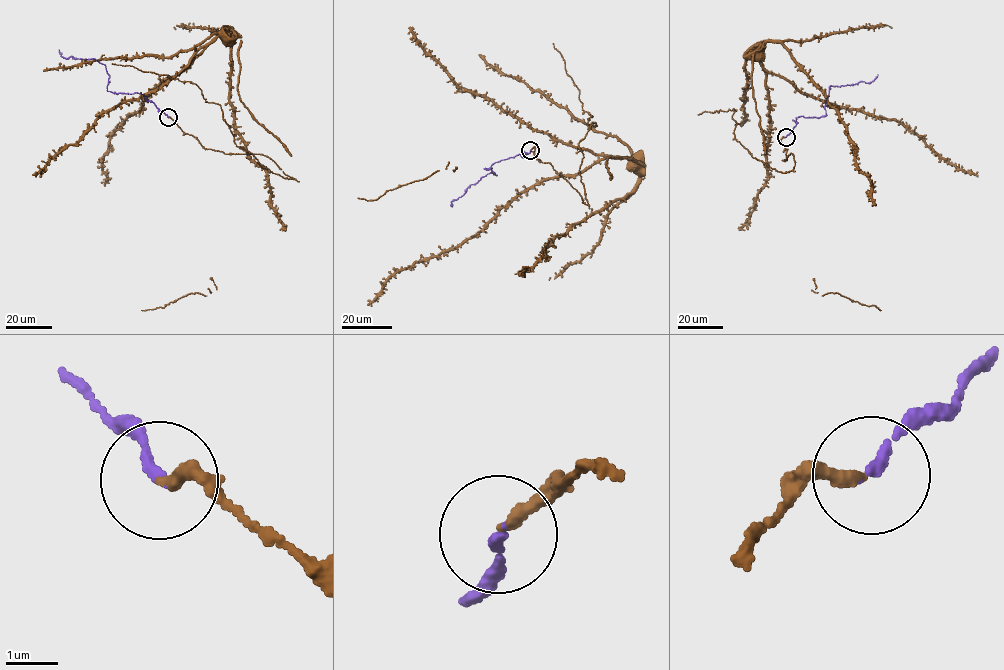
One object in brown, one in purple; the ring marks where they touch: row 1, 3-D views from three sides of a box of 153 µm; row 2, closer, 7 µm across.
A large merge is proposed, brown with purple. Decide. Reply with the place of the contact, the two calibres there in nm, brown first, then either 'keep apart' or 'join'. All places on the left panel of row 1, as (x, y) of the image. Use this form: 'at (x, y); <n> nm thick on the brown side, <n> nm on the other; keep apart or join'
at (168, 117); 200 nm thick on the brown side, 170 nm on the other; join

